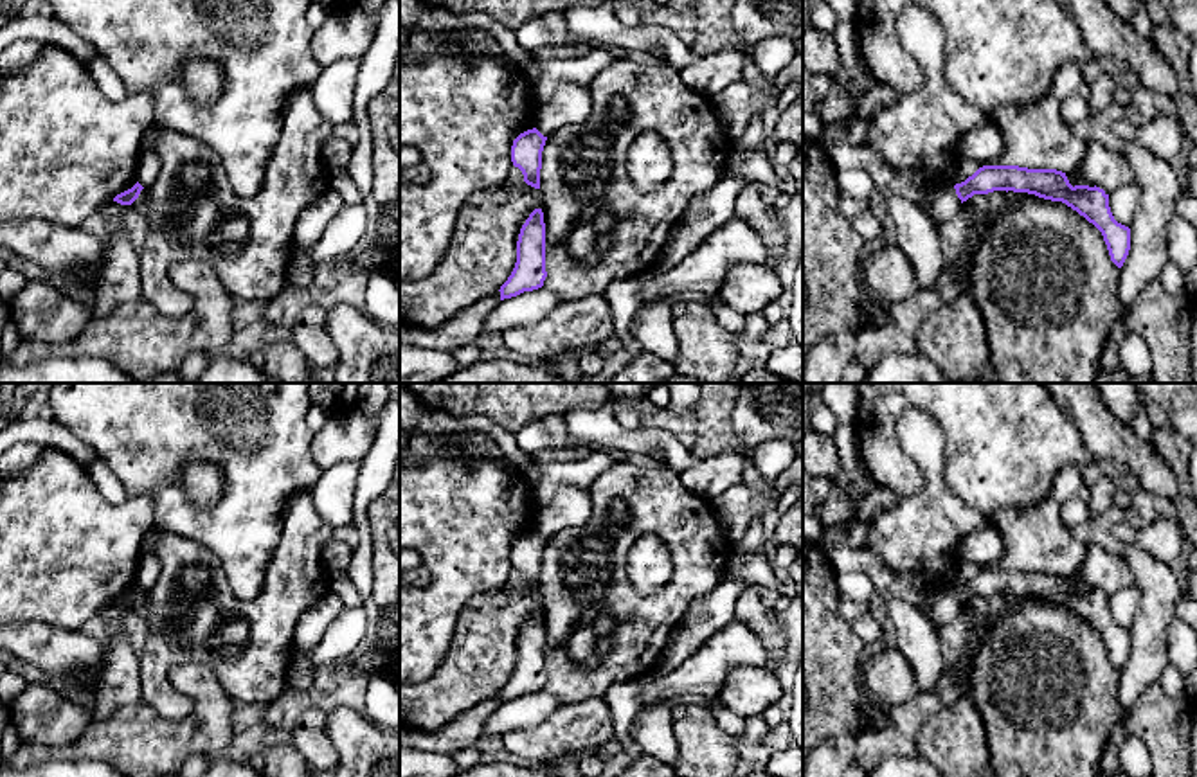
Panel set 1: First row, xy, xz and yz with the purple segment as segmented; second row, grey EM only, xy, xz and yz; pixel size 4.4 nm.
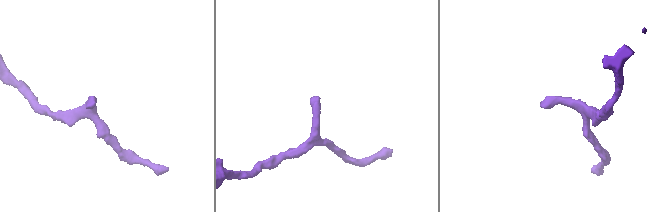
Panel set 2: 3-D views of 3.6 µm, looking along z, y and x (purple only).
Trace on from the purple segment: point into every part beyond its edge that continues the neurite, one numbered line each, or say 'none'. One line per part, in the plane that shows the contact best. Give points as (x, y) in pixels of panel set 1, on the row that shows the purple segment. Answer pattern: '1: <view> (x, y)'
none

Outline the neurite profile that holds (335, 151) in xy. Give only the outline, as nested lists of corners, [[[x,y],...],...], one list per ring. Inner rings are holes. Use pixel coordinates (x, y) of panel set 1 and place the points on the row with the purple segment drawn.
[[[329,135],[320,147],[320,156],[328,167],[329,176],[346,173],[351,155],[353,146],[337,135]]]

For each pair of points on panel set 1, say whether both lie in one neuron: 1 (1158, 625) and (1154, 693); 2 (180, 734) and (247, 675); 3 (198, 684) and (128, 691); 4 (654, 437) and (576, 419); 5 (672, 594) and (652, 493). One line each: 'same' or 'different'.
1: different
2: different
3: different
4: same
5: same

